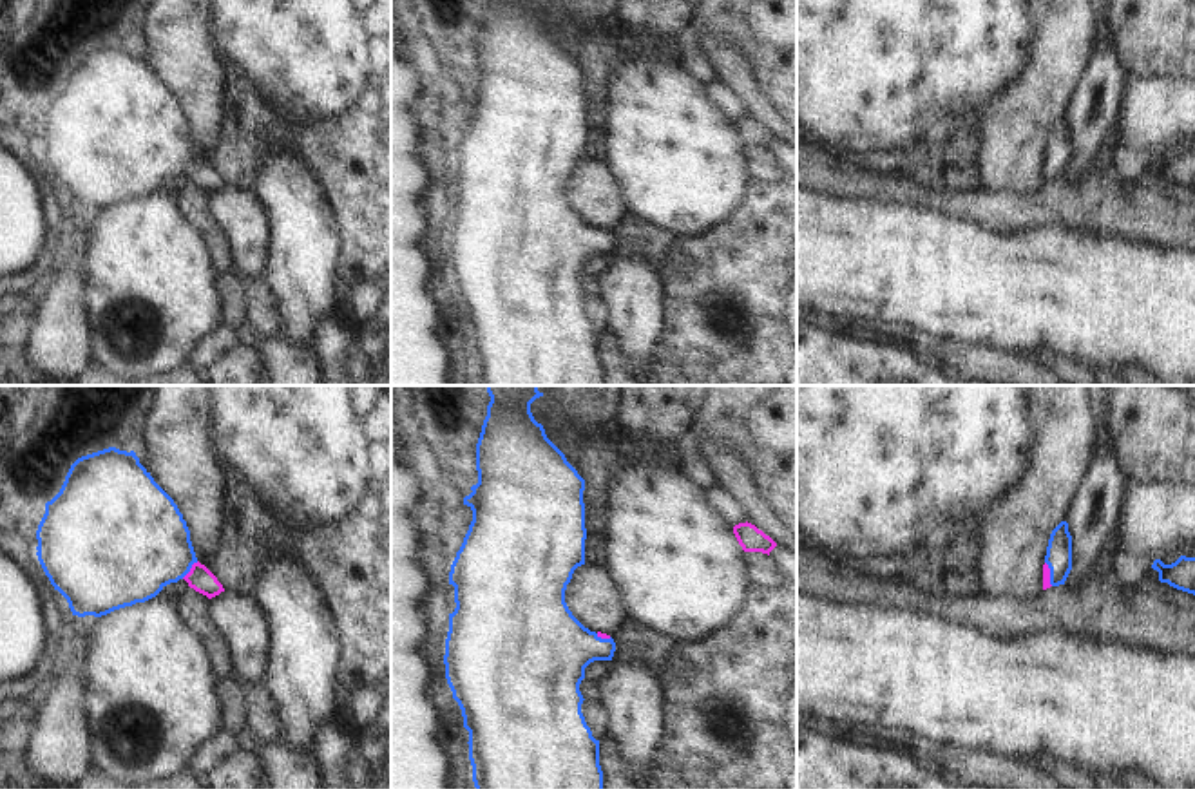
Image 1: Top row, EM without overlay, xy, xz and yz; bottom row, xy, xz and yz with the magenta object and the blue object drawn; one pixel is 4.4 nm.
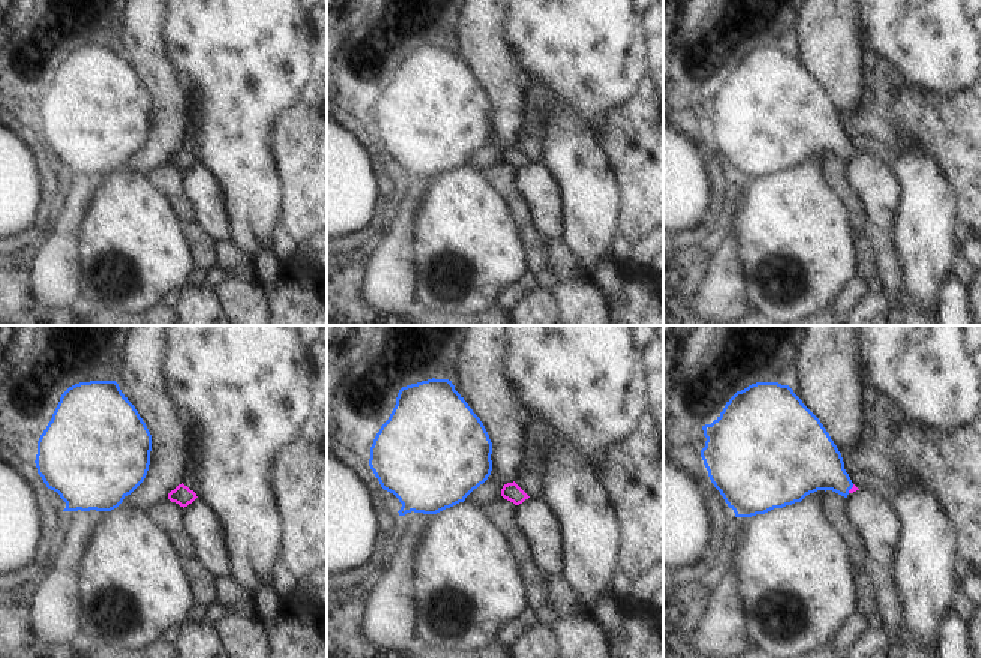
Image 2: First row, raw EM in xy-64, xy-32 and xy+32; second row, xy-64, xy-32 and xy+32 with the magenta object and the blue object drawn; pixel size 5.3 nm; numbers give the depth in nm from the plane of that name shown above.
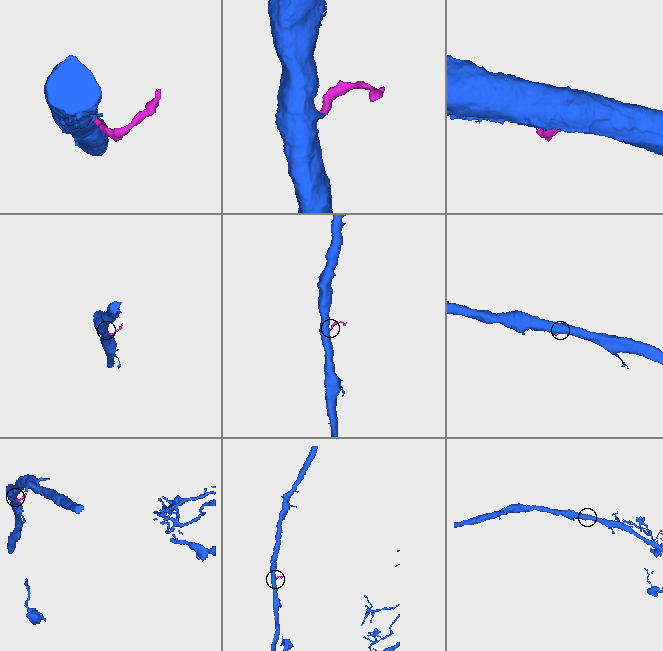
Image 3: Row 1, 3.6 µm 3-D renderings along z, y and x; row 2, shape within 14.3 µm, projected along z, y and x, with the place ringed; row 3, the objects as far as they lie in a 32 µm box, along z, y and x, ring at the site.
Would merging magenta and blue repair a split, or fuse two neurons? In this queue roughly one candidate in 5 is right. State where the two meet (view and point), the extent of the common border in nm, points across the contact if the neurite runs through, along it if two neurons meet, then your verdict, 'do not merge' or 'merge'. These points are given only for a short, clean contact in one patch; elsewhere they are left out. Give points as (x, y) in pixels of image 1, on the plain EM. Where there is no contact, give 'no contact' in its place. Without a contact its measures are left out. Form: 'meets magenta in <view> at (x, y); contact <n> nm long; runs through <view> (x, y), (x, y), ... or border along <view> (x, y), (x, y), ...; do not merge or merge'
meets magenta in xy at (191, 163); contact 110 nm long; runs through xy (200, 172), (191, 163), (142, 138); merge

